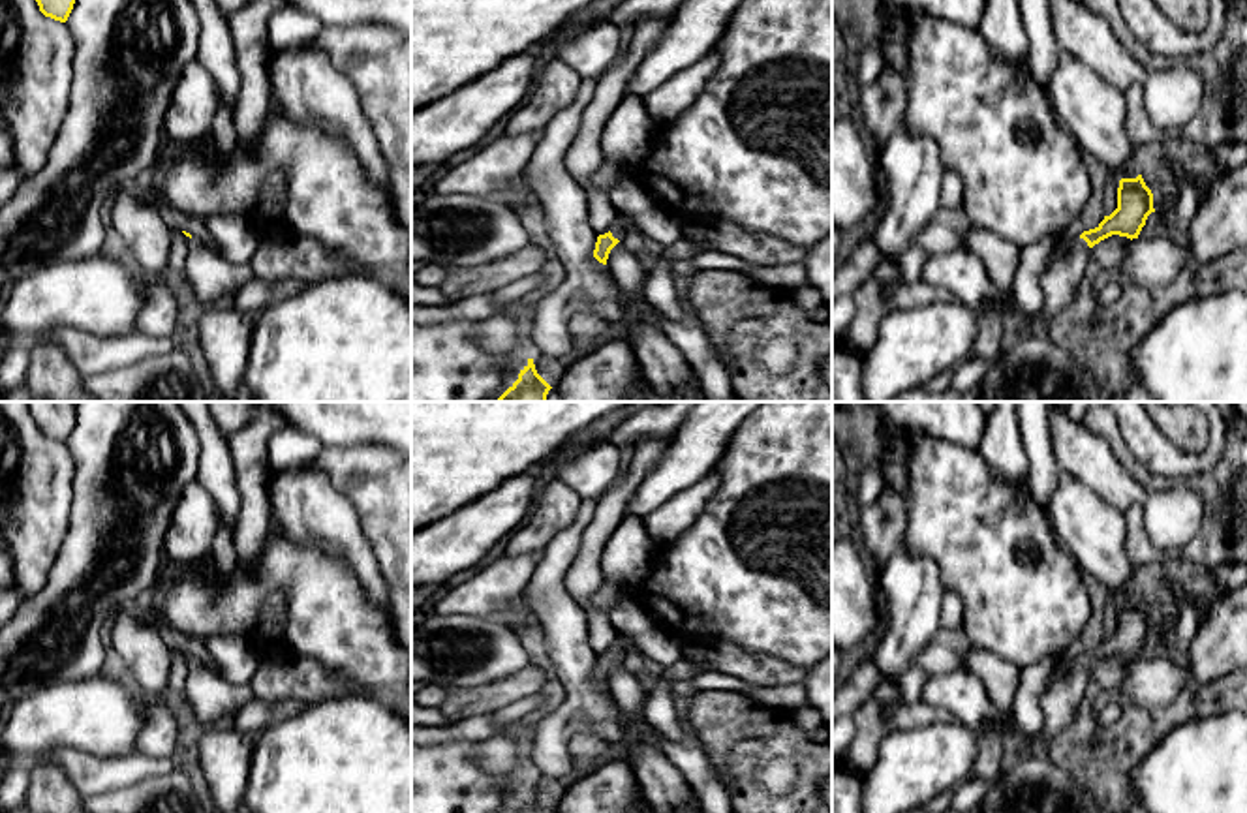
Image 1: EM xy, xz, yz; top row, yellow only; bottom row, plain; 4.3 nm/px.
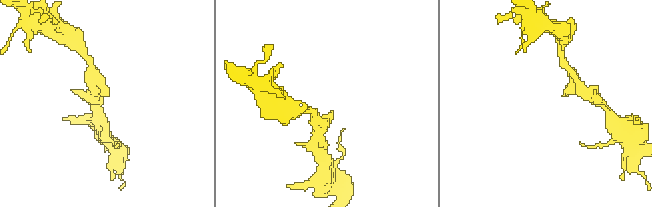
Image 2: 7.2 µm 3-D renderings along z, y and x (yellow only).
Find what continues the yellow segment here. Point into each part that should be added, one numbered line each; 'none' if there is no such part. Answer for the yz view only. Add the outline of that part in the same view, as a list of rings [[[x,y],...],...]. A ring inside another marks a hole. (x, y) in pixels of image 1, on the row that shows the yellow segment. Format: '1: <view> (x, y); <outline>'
1: yz (1060, 282); [[[1076,238],[1072,250],[1052,263],[1040,274],[1040,291],[1044,295],[1044,306],[1039,314],[1027,315],[1020,310],[1012,299],[1008,315],[1003,319],[1010,332],[1040,332],[1059,312],[1070,306],[1076,299],[1078,287],[1084,280],[1087,261],[1091,259],[1091,248],[1084,238]]]

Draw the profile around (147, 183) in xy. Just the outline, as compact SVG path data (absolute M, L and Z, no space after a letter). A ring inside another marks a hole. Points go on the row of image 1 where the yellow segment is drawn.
M150 167L137 176L137 180L133 182L133 188L145 197L158 197L160 195L160 188L158 188L160 175L162 175L162 167Z

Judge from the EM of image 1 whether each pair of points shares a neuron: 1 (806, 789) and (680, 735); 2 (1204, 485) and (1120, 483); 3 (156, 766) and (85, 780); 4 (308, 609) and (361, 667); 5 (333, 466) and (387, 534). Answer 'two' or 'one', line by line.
1: two
2: two
3: one
4: one
5: one

